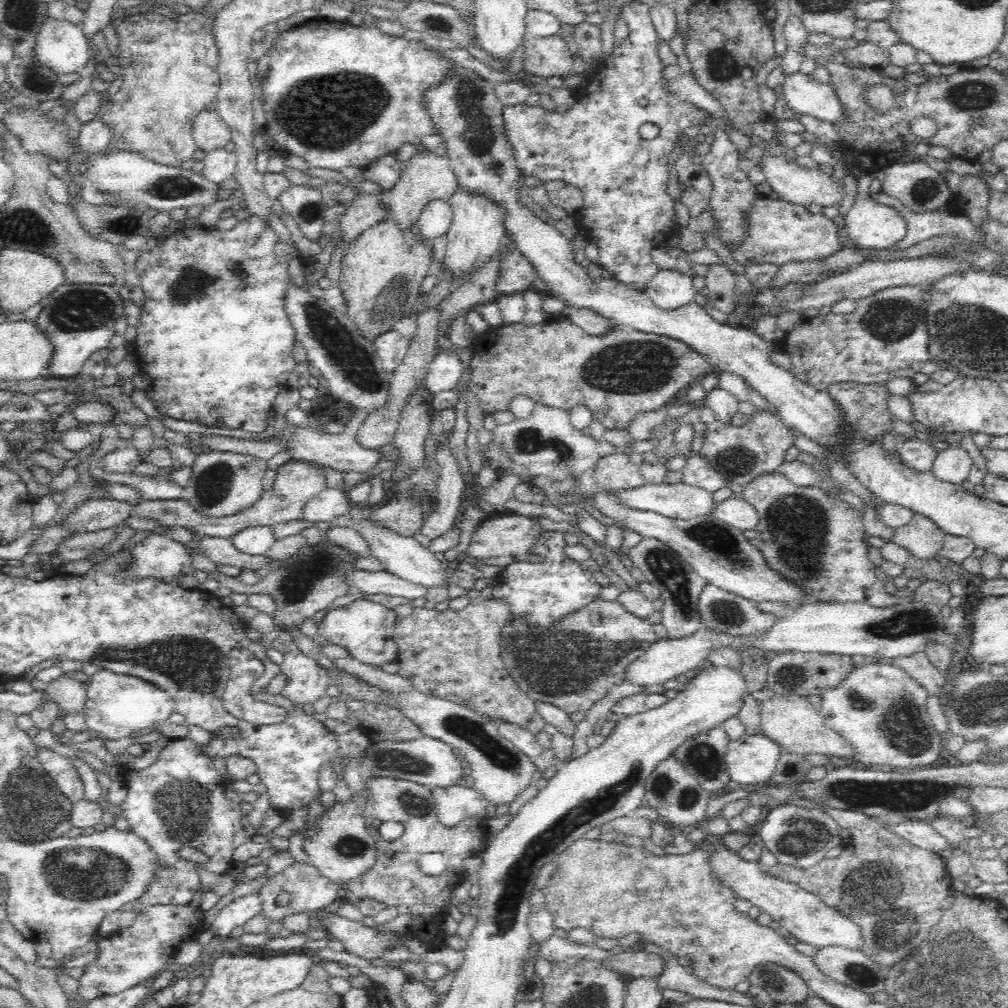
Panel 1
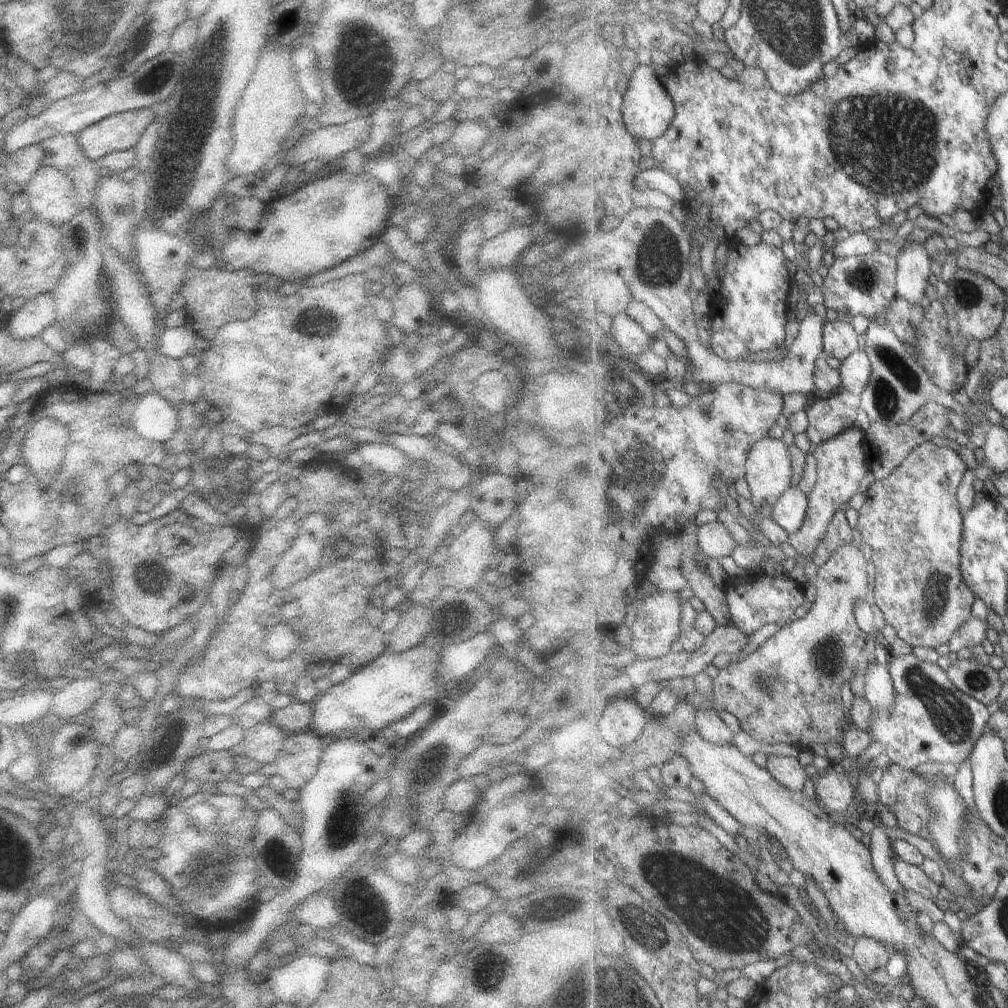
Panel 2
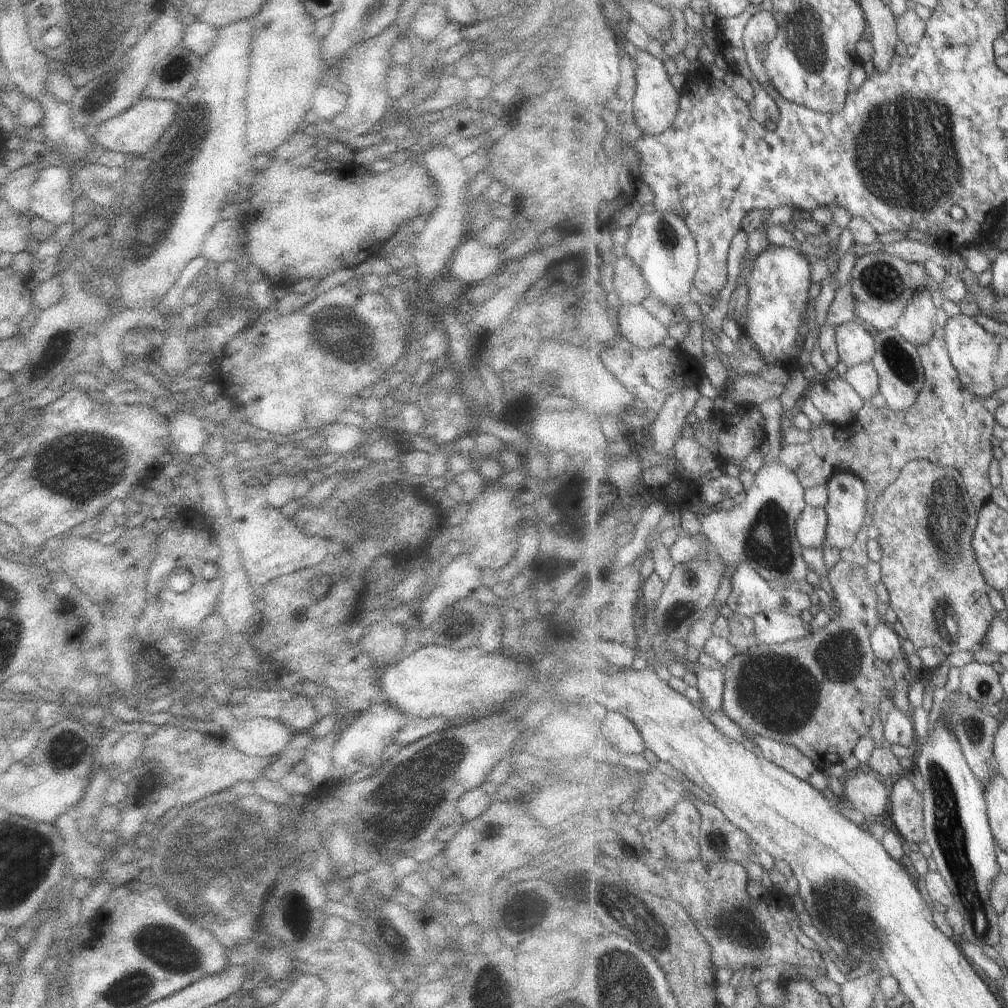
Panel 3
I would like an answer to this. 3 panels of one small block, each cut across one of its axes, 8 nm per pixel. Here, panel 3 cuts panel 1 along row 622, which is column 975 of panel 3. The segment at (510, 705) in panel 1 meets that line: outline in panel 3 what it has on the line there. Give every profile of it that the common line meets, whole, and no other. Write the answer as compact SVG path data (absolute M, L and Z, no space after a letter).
M935 336L929 342L919 344L917 352L923 364L926 380L923 390L919 392L915 404L910 408L895 412L887 407L875 408L871 402L867 401L851 424L835 426L824 420L818 428L812 429L813 438L807 444L782 446L779 455L781 462L787 464L797 474L804 488L827 485L827 480L831 480L831 476L837 470L850 469L864 480L869 493L868 507L872 508L879 494L899 478L901 470L904 470L909 462L920 459L933 462L933 464L951 466L953 470L961 472L965 487L967 487L967 494L977 508L983 507L985 502L990 500L989 496L993 492L993 486L989 482L991 477L989 466L993 462L991 438L993 438L993 428L996 423L995 413L989 412L983 406L981 402L983 398L972 394L961 384L960 374L951 362L950 352L943 338Z

